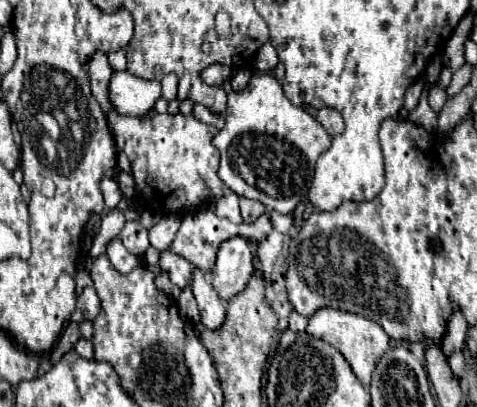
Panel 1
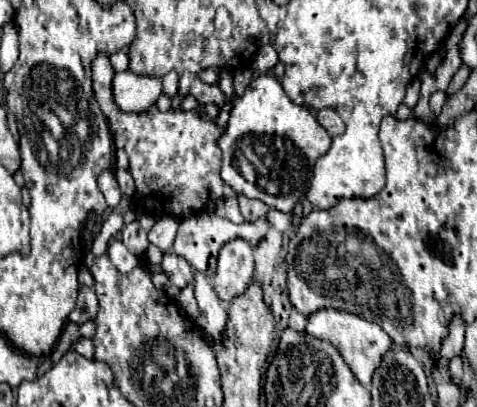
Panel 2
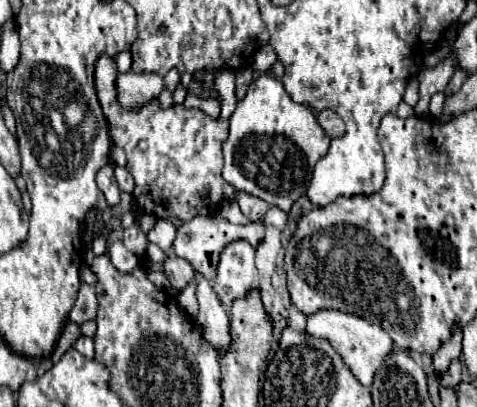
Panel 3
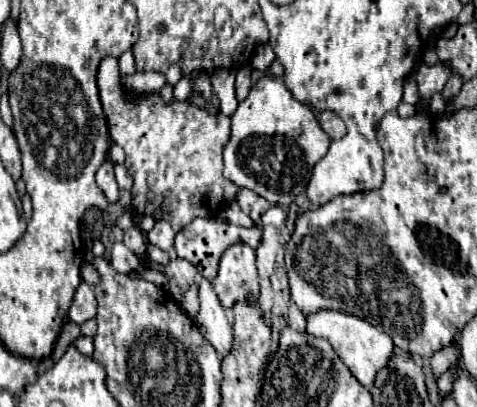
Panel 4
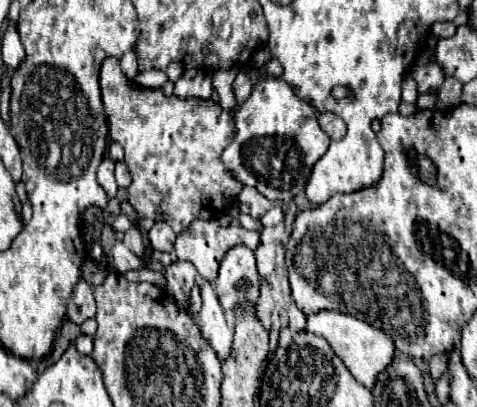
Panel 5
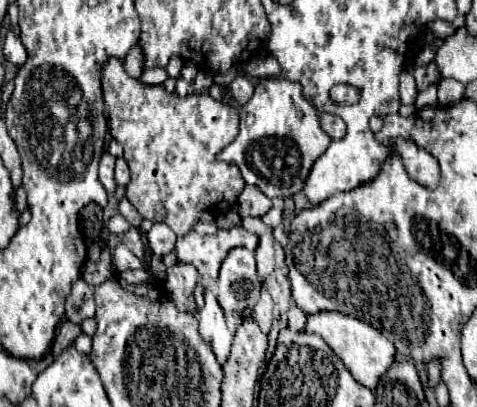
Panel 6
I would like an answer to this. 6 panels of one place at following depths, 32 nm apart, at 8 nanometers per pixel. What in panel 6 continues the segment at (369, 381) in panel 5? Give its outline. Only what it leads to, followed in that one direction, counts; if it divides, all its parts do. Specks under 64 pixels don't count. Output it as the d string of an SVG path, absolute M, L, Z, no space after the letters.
M318 312L308 316L306 332L314 332L326 340L326 344L334 350L334 354L344 362L344 366L350 370L350 374L366 388L374 390L380 376L390 368L394 362L396 348L394 344L380 332L374 330L370 324L356 320L352 316L340 314L340 312Z

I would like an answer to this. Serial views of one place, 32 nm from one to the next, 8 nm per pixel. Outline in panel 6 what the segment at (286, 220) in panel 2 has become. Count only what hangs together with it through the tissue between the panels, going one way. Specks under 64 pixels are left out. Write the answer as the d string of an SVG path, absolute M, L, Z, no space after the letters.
M270 208L270 210L262 216L262 222L264 222L266 226L270 226L270 228L282 224L282 210L280 210L280 208Z

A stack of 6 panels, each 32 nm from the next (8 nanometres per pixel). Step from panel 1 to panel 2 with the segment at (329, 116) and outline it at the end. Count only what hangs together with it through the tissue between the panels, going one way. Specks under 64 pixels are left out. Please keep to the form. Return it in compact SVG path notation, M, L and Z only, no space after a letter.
M322 108L322 110L318 110L316 118L318 118L318 122L326 128L326 132L328 132L330 136L338 136L338 134L344 132L344 122L342 122L342 118L340 118L340 114L338 114L336 110L332 110L332 108Z

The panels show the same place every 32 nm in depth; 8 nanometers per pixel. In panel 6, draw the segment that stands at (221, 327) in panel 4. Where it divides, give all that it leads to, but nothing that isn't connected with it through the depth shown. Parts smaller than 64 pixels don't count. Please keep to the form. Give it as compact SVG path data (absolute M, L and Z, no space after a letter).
M204 288L204 308L196 314L196 318L200 324L200 336L212 346L218 362L224 364L230 354L234 336L228 330L224 310L218 304L218 300L210 288Z

